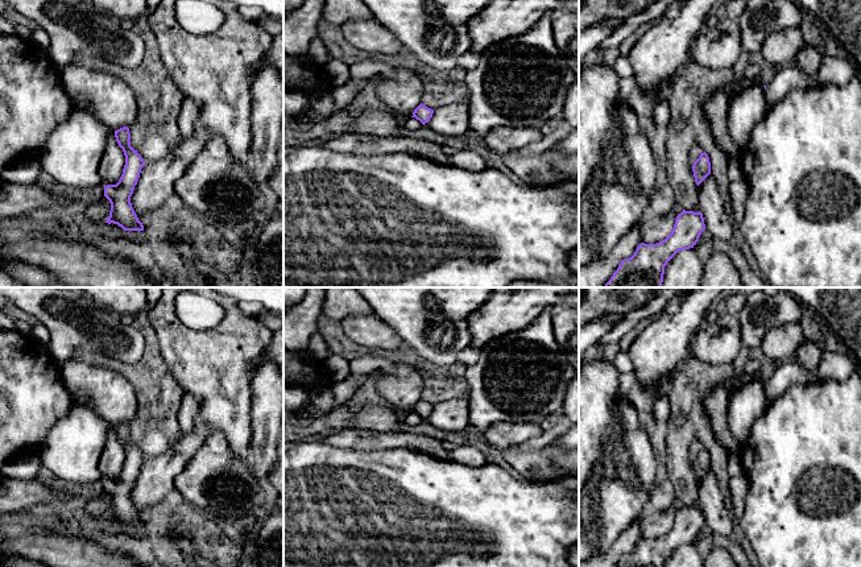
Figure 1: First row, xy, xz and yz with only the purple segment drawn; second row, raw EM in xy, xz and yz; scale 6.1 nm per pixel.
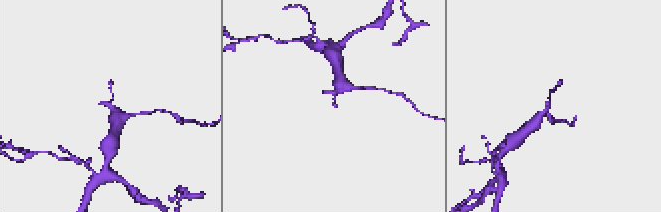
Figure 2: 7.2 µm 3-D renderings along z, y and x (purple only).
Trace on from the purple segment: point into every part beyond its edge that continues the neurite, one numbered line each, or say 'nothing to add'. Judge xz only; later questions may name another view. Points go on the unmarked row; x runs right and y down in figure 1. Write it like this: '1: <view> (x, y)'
1: xz (452, 416)

